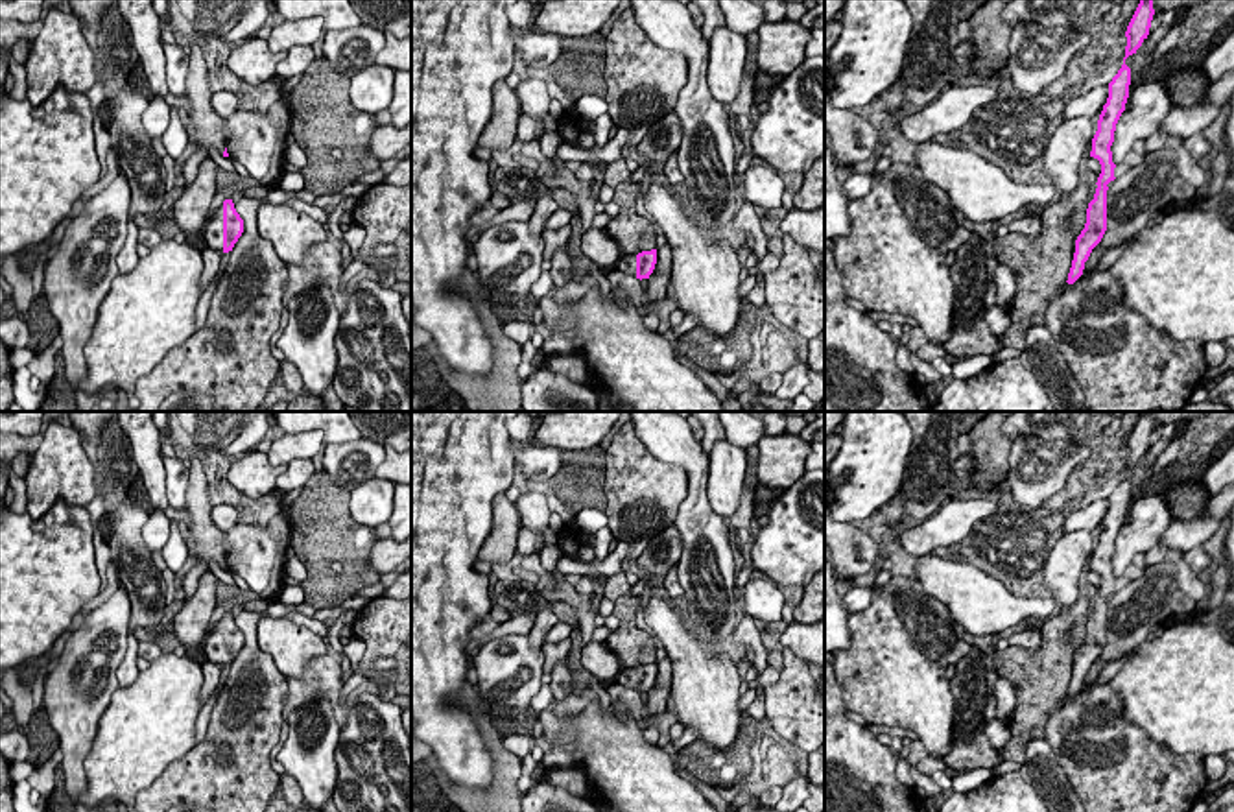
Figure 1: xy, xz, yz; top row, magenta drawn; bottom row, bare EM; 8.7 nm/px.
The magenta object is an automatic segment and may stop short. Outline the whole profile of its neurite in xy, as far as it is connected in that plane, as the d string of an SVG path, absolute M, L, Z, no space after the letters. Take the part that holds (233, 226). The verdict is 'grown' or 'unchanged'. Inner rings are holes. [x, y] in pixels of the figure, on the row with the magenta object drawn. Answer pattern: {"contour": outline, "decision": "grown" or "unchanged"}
{"contour": "M225 199L203 229L205 244L218 251L220 257L232 251L242 233L243 220L236 212L232 199Z", "decision": "grown"}

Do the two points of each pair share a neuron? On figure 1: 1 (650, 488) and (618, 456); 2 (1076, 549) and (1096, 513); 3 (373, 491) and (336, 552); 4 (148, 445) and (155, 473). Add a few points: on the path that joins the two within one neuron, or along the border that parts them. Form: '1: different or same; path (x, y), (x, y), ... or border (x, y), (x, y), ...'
1: same; path (642, 480), (626, 462)
2: different; border (1091, 530), (1072, 530), (1063, 536)
3: different; border (349, 491), (351, 517), (375, 528)
4: same; path (148, 453), (150, 465)

